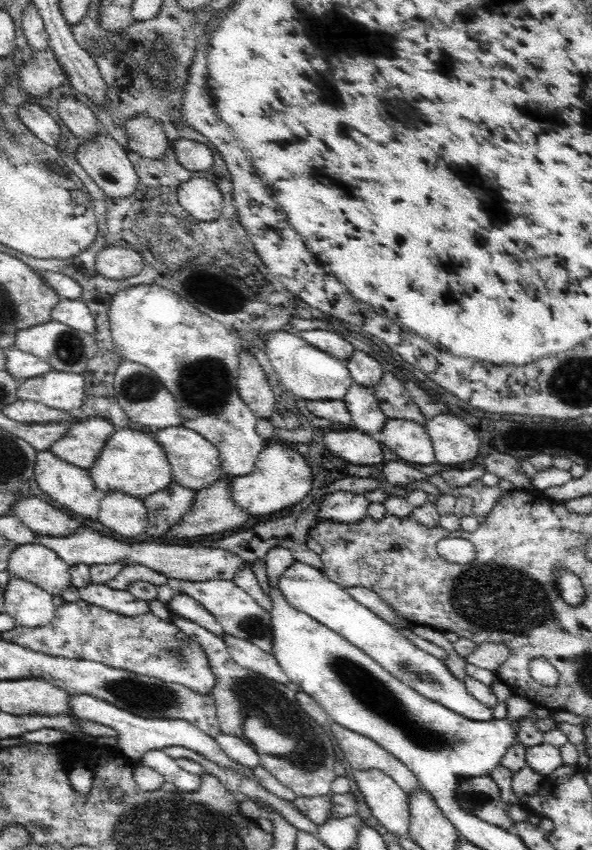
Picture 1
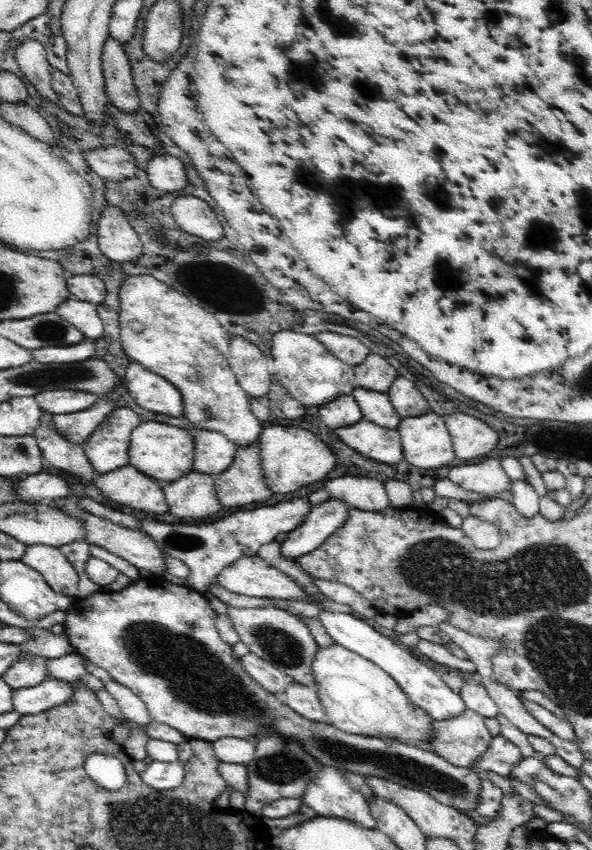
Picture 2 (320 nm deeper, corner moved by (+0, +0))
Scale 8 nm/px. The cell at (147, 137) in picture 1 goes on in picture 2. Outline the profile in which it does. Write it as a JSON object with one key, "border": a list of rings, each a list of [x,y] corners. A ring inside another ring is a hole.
{"border":[[[118,147],[86,150],[82,154],[91,170],[105,181],[120,182],[136,172],[132,155]]]}

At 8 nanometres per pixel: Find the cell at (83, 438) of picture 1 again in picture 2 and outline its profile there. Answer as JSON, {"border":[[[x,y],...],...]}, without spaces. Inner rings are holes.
{"border":[[[128,407],[114,409],[91,434],[83,448],[95,473],[107,474],[128,465],[132,430],[142,422]]]}

